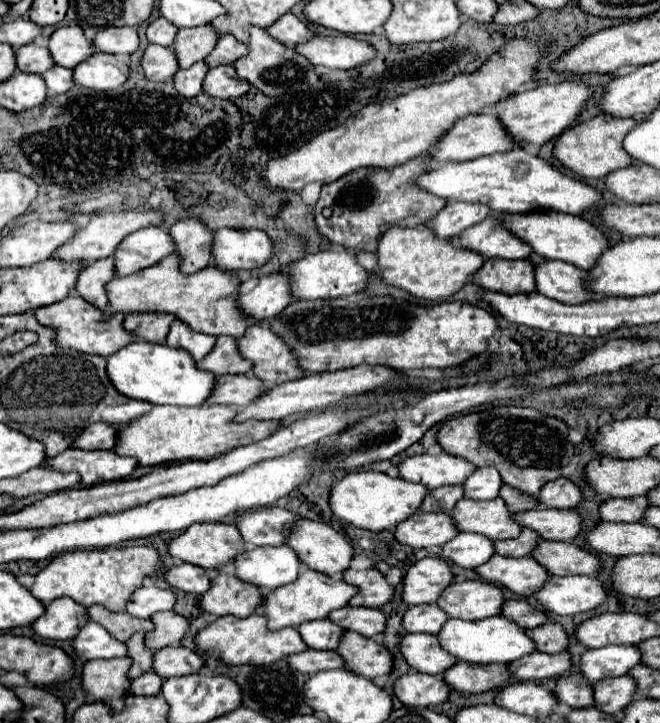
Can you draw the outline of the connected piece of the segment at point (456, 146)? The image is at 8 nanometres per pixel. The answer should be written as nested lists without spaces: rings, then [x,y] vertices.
[[[470,115],[466,119],[460,119],[454,123],[454,127],[438,141],[436,149],[430,151],[430,157],[434,161],[468,161],[468,159],[478,159],[480,155],[492,155],[496,151],[512,151],[518,149],[520,145],[508,129],[500,123],[500,117],[494,115]]]

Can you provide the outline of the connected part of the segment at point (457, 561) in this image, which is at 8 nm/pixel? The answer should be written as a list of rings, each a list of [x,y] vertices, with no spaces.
[[[458,533],[452,541],[444,543],[440,553],[442,559],[464,569],[474,569],[486,563],[492,555],[494,555],[492,541],[478,533]]]

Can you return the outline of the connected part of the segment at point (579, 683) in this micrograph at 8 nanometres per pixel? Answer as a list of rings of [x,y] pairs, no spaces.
[[[578,673],[568,677],[558,677],[556,685],[552,689],[556,693],[558,703],[564,703],[568,707],[592,707],[592,685]]]

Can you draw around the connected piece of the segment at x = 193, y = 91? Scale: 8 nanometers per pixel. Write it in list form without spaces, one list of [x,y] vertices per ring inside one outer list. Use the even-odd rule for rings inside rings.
[[[204,61],[194,63],[188,69],[178,69],[174,75],[174,87],[184,97],[196,97],[202,91],[202,79],[208,71],[208,65]]]

